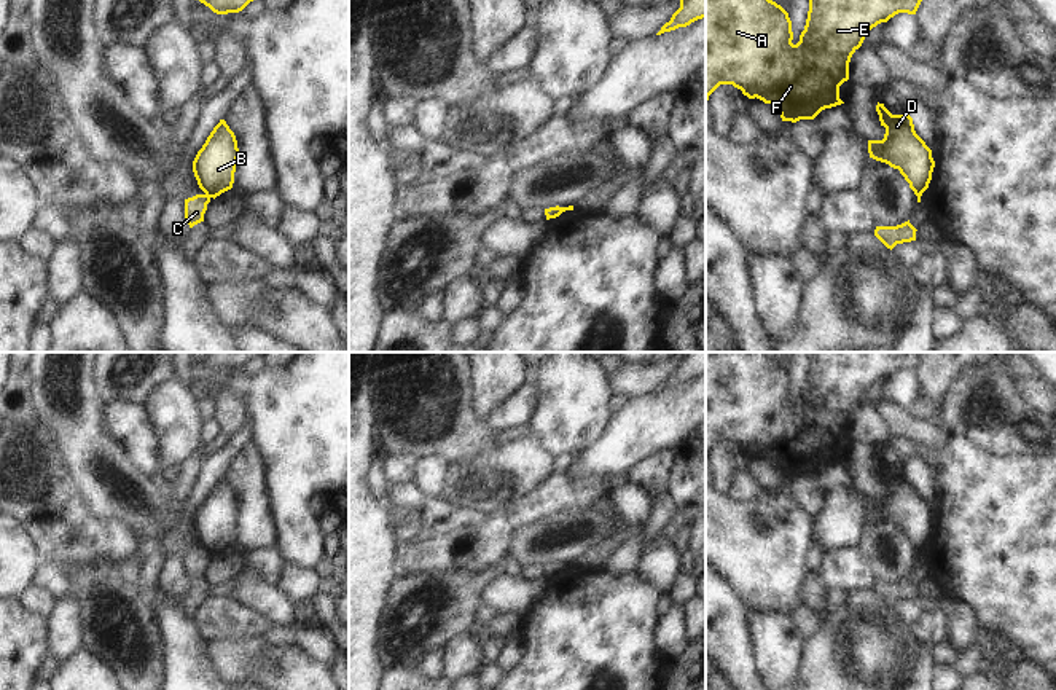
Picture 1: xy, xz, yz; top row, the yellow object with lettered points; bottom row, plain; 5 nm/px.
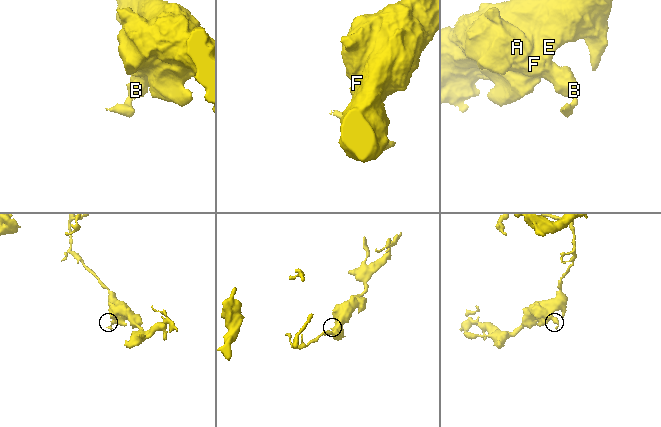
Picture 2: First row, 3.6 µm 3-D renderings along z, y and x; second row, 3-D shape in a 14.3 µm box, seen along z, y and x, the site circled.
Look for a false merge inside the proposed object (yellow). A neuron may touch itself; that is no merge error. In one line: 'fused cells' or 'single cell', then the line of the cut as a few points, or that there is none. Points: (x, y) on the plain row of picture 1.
fused cells; cut xy (206, 550), (211, 553)

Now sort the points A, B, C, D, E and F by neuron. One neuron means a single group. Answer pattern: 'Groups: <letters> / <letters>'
Groups: A B D E F / C.

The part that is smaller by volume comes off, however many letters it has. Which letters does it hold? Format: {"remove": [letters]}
{"remove": ["C"]}

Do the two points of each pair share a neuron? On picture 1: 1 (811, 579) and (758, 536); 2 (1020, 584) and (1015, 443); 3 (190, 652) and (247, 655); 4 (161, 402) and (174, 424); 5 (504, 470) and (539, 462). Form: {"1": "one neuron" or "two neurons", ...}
{"1": "two neurons", "2": "two neurons", "3": "two neurons", "4": "one neuron", "5": "one neuron"}

